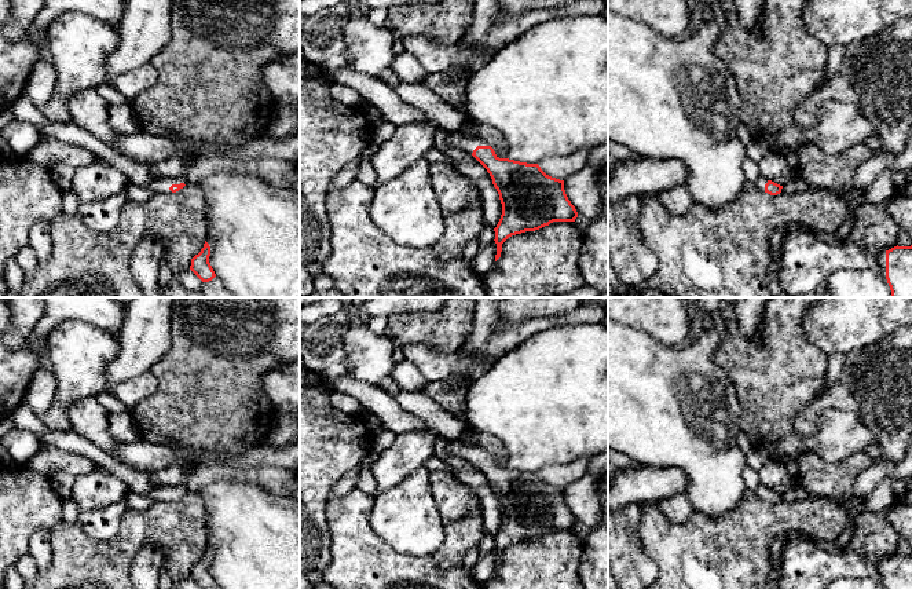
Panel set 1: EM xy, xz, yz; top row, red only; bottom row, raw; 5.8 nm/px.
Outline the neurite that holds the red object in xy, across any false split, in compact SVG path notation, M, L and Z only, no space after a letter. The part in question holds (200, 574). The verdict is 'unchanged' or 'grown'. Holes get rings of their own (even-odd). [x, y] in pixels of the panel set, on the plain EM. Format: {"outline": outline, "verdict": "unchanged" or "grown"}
{"outline": "M205 549L204 556L198 563L191 567L190 578L201 588L201 589L212 589L216 582L209 571L210 555Z", "verdict": "unchanged"}

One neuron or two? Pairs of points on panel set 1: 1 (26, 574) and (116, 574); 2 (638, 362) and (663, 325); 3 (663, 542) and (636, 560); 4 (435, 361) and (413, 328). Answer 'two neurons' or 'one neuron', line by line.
1: two neurons
2: two neurons
3: two neurons
4: two neurons

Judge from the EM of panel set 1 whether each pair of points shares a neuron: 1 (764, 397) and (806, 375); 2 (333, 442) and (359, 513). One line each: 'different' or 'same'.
1: same
2: different

